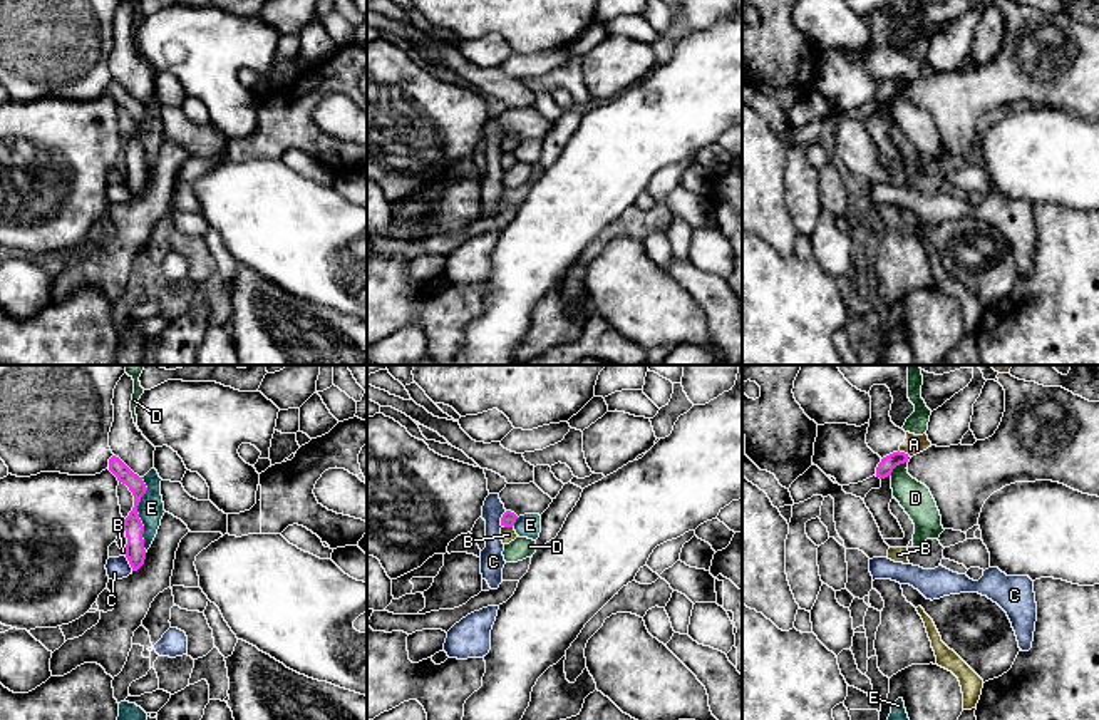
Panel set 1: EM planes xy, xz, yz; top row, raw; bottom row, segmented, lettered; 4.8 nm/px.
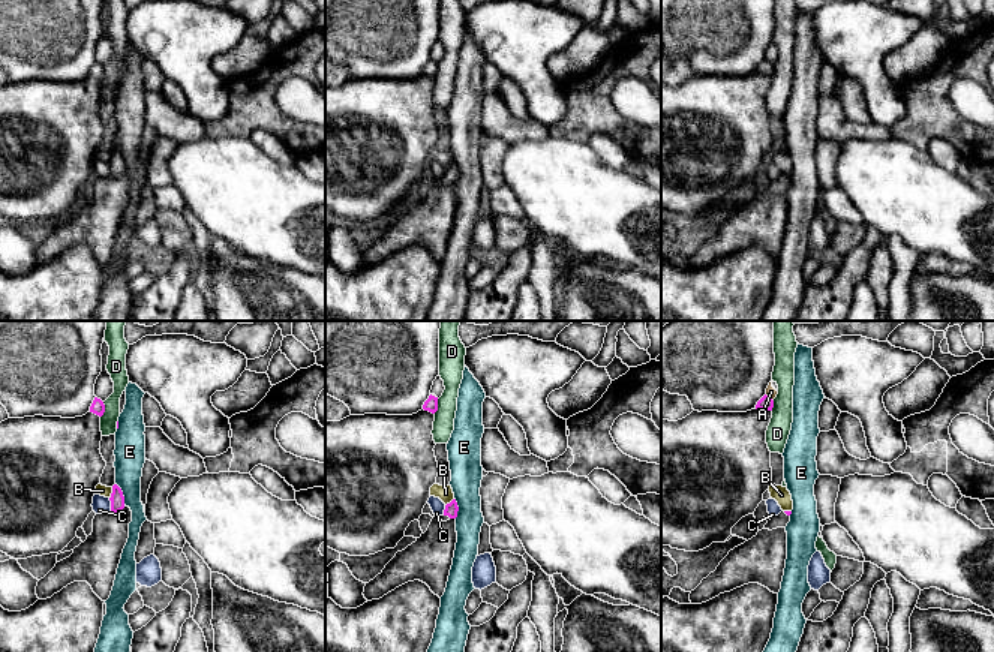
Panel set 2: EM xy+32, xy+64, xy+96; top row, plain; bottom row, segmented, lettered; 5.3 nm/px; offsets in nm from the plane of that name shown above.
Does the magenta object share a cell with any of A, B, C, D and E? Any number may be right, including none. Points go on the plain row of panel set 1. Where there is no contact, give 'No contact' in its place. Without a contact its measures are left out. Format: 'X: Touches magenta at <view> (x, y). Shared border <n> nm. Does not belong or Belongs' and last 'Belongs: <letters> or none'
A: Touches magenta at yz (903, 77). Shared border 60 nm. Does not belong
B: Touches magenta at xz (508, 151). Shared border 50 nm. Does not belong
C: Touches magenta at xz (501, 144). Shared border 80 nm. Does not belong
D: Touches magenta at yz (898, 89). Shared border 130 nm. Does not belong
E: Touches magenta at xy (138, 139). Shared border 360 nm. Does not belong
Belongs: none

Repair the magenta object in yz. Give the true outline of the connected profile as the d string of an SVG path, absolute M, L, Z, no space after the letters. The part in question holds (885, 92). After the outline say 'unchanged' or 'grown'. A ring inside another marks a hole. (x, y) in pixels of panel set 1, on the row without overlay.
M900 75L883 82L876 92L876 102L885 104L891 100L893 94L905 87L908 87L908 79Z | unchanged

